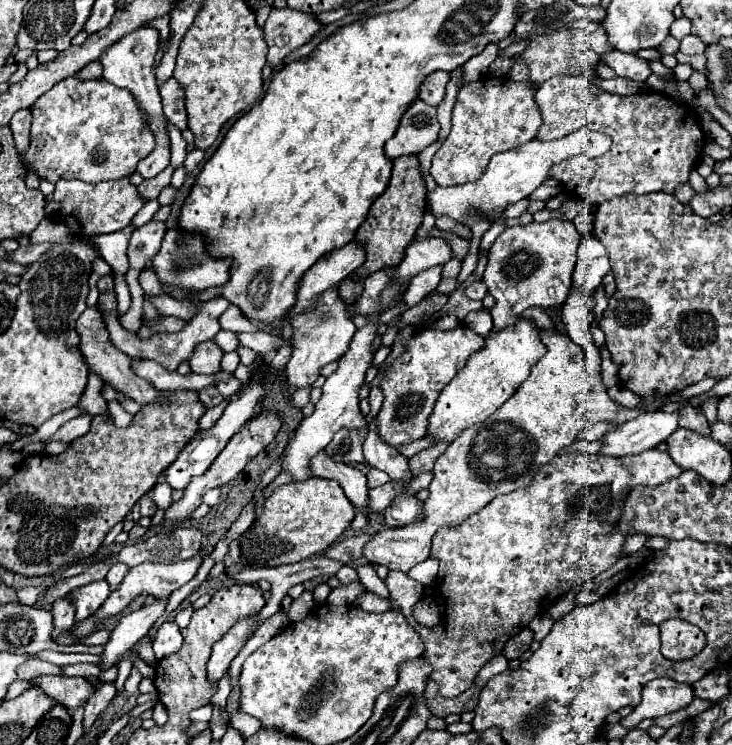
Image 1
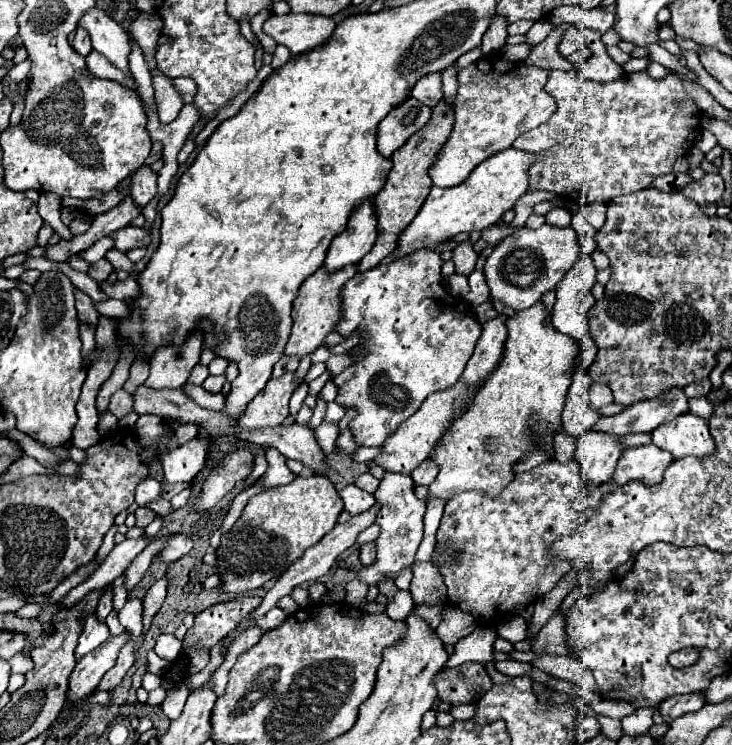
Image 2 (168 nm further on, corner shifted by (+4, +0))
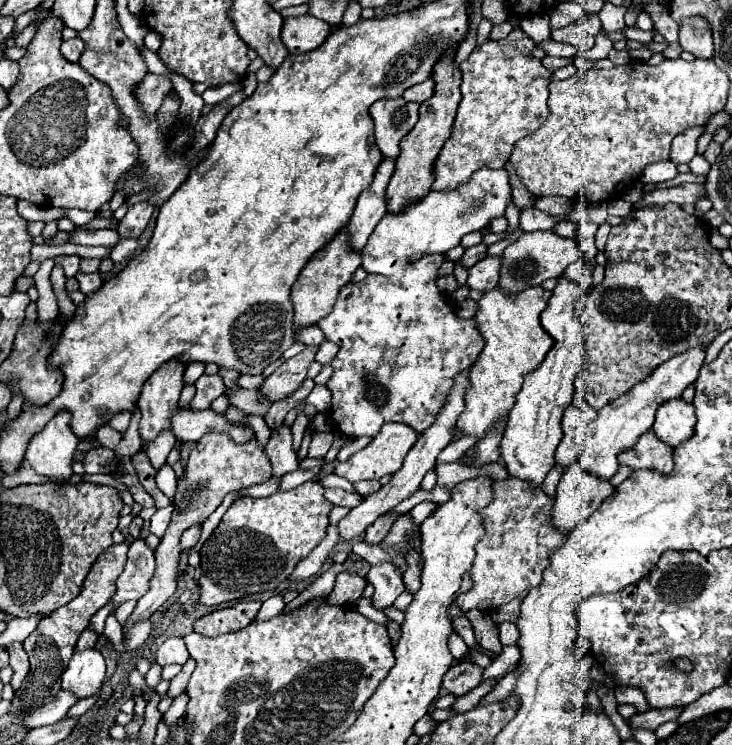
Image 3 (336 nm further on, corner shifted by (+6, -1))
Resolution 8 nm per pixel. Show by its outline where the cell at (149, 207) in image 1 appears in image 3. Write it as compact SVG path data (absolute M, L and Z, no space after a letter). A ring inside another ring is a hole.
M70 255L70 257L54 257L56 263L60 263L64 267L64 273L66 277L74 277L76 271L78 271L78 263L80 263L80 257L78 255Z

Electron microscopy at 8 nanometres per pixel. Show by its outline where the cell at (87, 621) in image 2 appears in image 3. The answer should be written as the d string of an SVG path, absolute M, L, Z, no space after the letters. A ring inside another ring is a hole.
M94 651L74 653L70 665L62 675L62 689L70 691L76 699L88 699L100 693L106 677L104 657Z

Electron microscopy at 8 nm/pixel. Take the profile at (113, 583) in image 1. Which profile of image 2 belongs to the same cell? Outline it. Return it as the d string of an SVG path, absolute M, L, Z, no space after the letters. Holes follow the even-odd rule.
M106 586L106 590L102 592L100 600L98 600L98 618L106 620L106 616L112 612L112 598L114 598L114 586Z

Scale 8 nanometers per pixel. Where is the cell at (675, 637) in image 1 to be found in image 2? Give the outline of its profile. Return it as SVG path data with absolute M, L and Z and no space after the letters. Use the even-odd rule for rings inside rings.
M685 648L670 654L670 665L674 668L685 668L694 664L699 658L699 651L696 648Z

